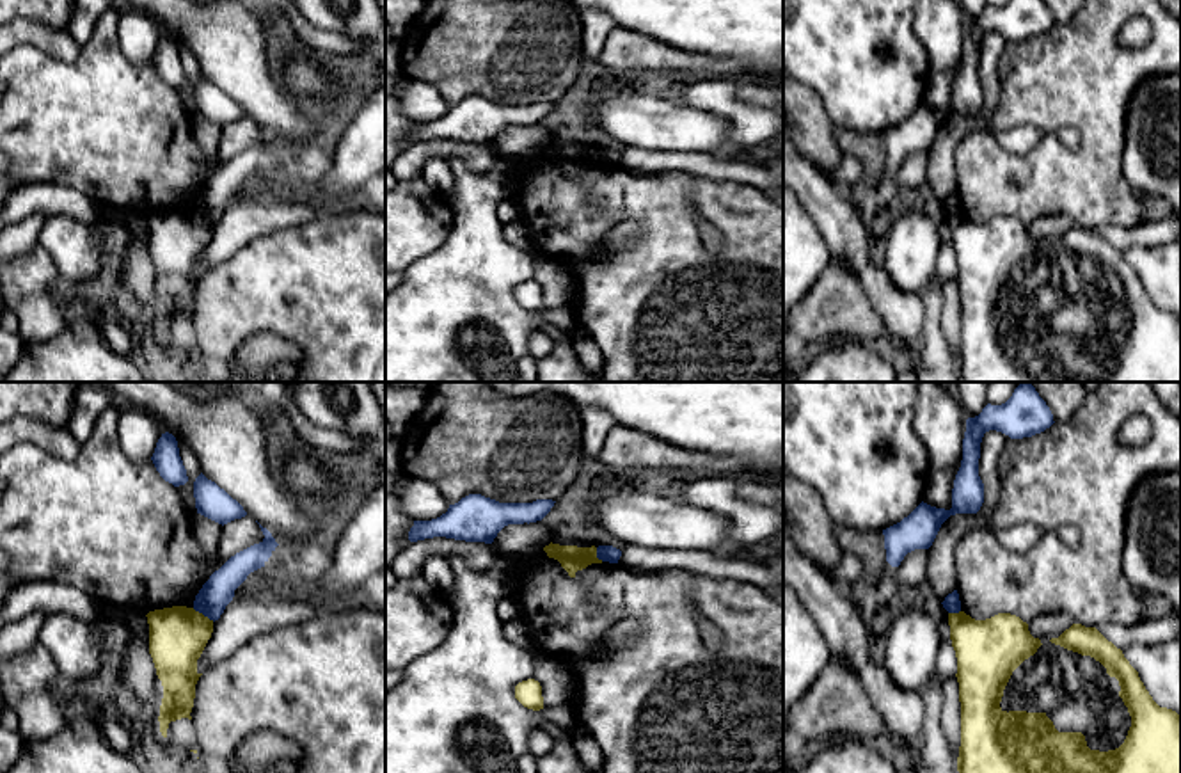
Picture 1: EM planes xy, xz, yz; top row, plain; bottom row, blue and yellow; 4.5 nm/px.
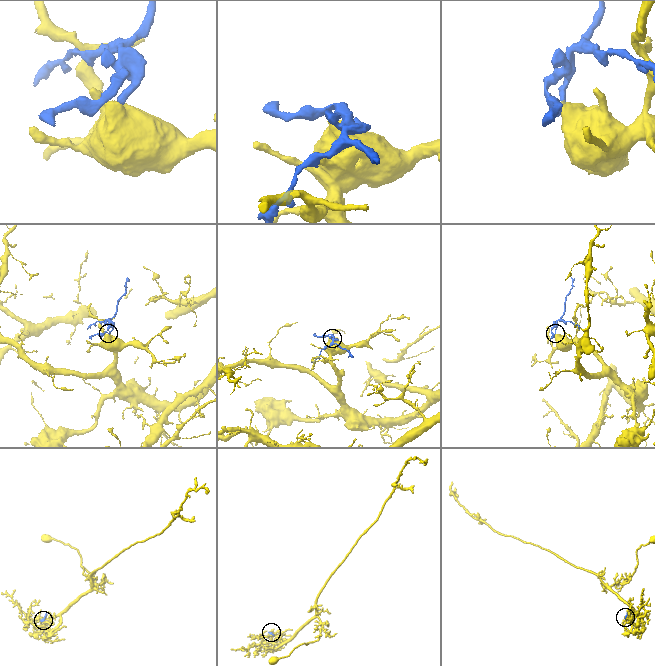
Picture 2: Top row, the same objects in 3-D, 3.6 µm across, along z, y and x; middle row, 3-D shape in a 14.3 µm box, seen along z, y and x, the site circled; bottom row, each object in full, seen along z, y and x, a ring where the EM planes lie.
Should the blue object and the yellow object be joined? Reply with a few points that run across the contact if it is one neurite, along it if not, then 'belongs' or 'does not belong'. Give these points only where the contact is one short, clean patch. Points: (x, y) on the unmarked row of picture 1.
xy (192, 210), (214, 223) | does not belong

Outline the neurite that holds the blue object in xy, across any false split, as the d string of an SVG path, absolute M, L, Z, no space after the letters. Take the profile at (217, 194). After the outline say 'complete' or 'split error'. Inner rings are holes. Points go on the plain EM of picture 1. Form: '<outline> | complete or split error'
M259 126L265 140L234 158L231 158L210 181L202 187L194 203L194 211L218 222L226 208L233 203L234 192L247 181L247 178L268 163L279 147L272 135Z | complete

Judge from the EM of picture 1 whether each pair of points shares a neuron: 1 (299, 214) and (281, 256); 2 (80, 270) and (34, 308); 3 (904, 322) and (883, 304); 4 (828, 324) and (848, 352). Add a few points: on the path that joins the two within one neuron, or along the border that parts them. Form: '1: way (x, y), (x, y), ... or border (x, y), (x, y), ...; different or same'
1: border (324, 210), (313, 219), (274, 230), (254, 240); different
2: border (43, 247), (55, 265), (63, 285); different
3: way (899, 317), (888, 306); same
4: border (860, 342), (837, 340), (832, 343); different

